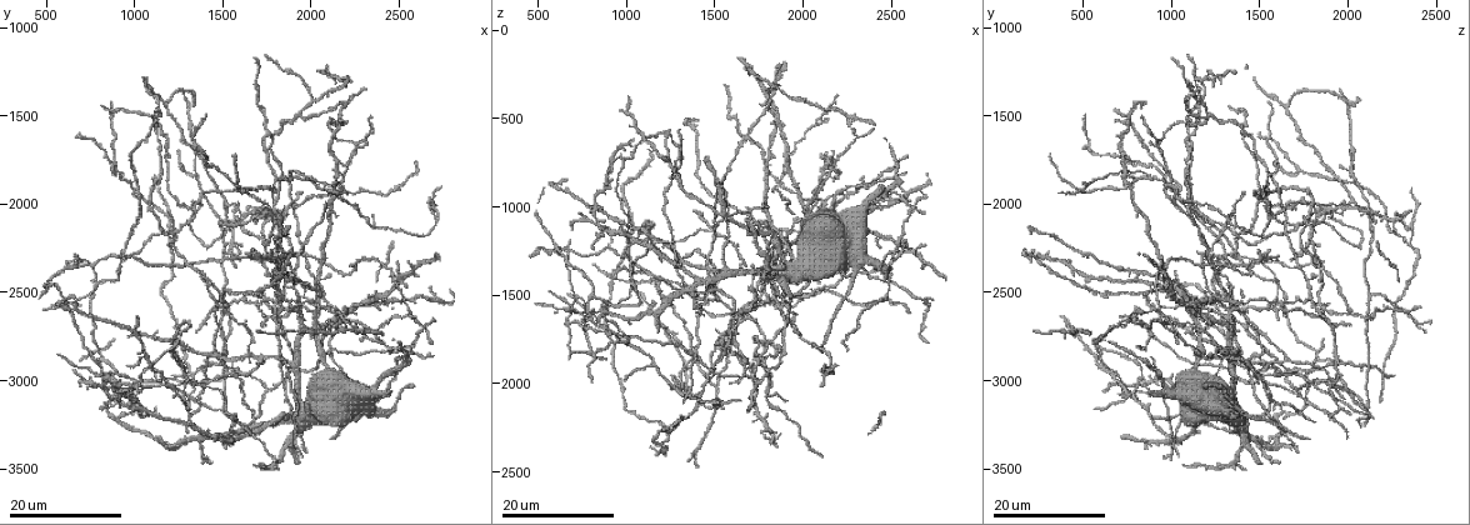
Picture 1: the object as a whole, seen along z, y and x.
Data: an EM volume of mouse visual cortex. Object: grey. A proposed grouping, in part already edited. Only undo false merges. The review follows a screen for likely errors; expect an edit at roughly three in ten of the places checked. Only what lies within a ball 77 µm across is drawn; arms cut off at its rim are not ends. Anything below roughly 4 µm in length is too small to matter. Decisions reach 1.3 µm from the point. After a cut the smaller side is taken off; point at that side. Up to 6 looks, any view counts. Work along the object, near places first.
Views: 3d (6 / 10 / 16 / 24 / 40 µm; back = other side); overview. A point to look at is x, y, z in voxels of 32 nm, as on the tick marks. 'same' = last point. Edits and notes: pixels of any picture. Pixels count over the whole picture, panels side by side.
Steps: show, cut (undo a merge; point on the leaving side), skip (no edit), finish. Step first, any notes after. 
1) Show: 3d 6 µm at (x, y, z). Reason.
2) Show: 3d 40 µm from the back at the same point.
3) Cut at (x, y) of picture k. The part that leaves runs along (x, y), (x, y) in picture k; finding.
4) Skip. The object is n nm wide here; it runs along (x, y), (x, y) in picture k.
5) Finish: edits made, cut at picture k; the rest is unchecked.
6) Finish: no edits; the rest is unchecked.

Show: 3d 24 µm at (1360, 3000, 1820).

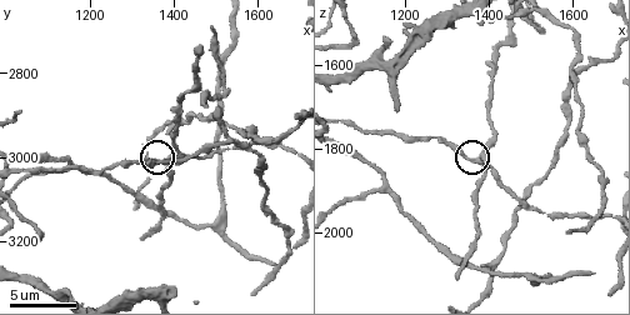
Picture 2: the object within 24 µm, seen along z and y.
Show: 3d 6 µm at the same point.

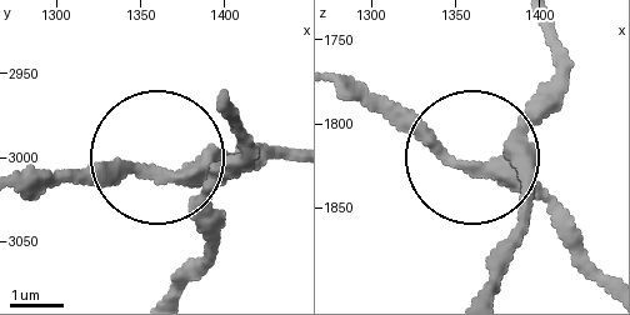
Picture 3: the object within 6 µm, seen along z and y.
Skip. The side arm is 27 µm long; it runs along (228, 103), (241, 143), (191, 196), (134, 160), (44, 174) in picture 3; all the same neuron.

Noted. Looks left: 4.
Show: 3d 16 µm at (1540, 2960, 1480). Three arms meet.

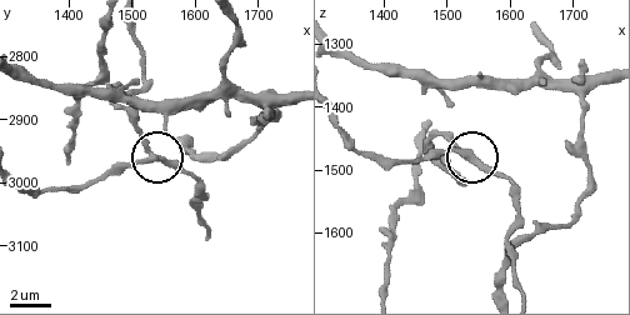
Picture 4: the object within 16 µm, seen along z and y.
Show: 3d 6 µm at the same point.

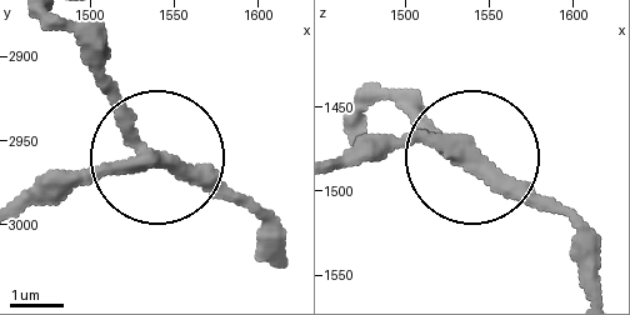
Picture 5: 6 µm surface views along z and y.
Skip. 3 arms meet here; it runs along (348, 160), (441, 146), (495, 165), (585, 236) in picture 5; one neuron here.

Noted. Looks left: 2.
Show: 3d 24 µm at (1860, 1860, 880). Four or more arms meet.

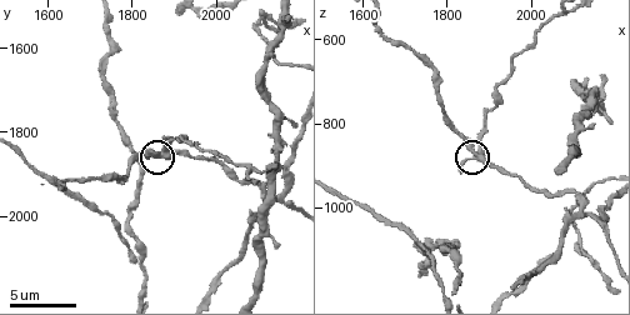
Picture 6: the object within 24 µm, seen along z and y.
Show: 3d 6 µm at (1885, 1840, 870).

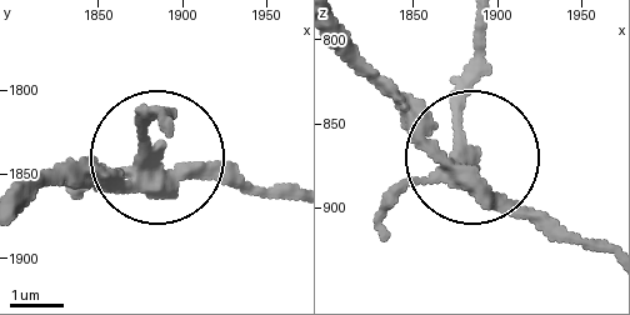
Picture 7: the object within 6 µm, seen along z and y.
Cut at (390, 208) of picture 7. The object is 290 nm wide here; the part that leaves runs along (466, 173), (458, 110), (480, 29) in picture 7; a second neuron is stuck on.

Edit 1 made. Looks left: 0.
Finish: edits made, cut at picture 7; the rest is unchecked.

